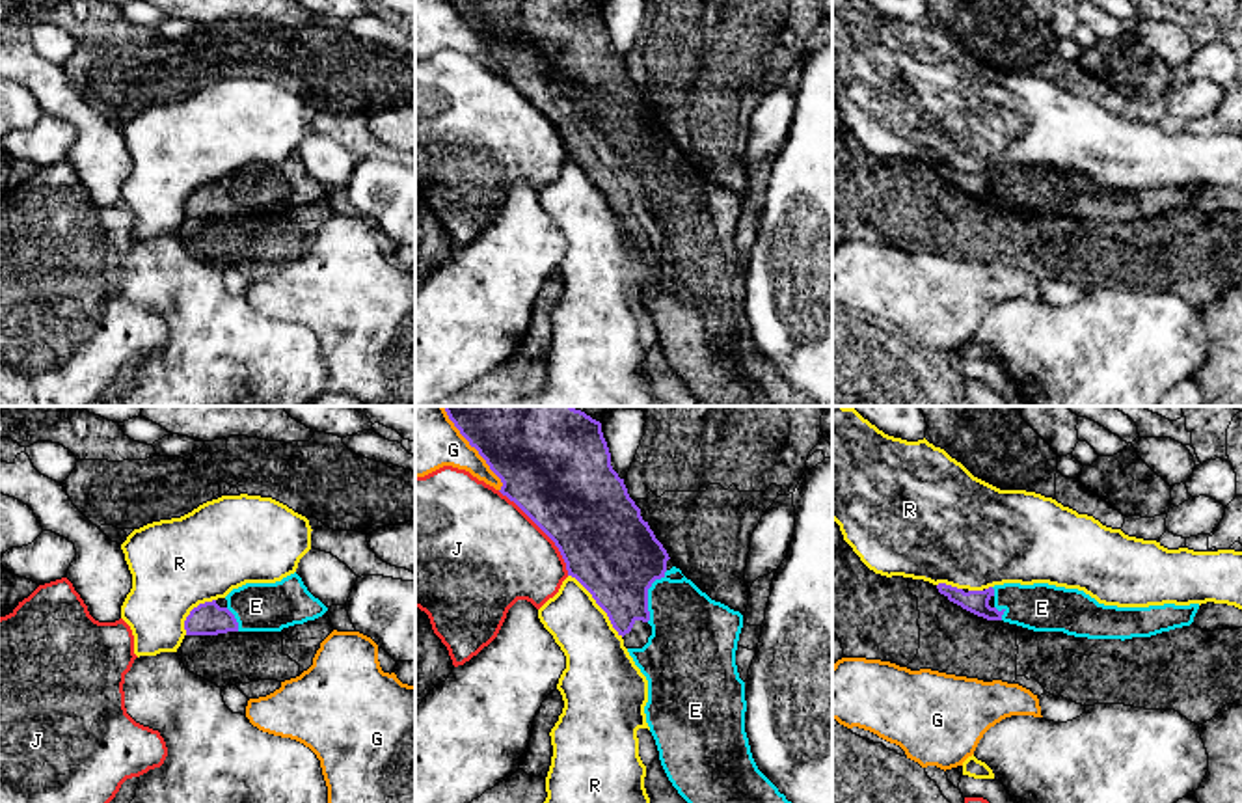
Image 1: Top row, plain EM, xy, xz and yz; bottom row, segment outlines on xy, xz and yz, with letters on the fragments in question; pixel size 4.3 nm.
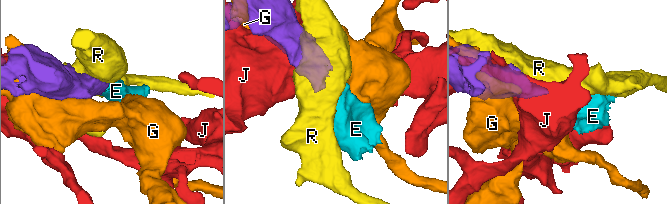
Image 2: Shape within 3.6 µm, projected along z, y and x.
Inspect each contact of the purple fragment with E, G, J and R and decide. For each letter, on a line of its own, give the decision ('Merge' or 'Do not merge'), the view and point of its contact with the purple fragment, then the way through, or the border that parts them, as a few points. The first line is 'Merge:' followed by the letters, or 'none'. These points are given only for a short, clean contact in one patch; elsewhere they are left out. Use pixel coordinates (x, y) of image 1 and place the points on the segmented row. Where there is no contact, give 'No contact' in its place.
Merge: E
E: Merge. Touches purple at xz (647, 595). Path across: xz (609, 550), (647, 595), (660, 600), (691, 632)
G: Do not merge. Touches purple at xz (475, 448)
J: Do not merge. Touches purple at xz (542, 530)
R: Do not merge. Touches purple at xz (596, 602)

